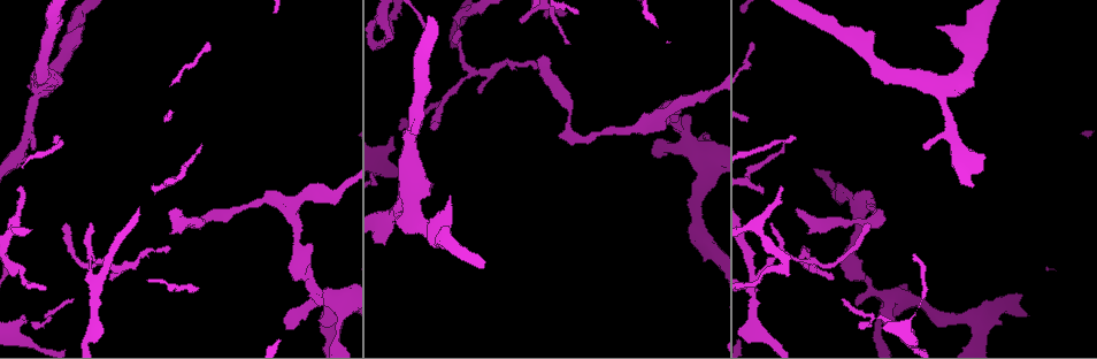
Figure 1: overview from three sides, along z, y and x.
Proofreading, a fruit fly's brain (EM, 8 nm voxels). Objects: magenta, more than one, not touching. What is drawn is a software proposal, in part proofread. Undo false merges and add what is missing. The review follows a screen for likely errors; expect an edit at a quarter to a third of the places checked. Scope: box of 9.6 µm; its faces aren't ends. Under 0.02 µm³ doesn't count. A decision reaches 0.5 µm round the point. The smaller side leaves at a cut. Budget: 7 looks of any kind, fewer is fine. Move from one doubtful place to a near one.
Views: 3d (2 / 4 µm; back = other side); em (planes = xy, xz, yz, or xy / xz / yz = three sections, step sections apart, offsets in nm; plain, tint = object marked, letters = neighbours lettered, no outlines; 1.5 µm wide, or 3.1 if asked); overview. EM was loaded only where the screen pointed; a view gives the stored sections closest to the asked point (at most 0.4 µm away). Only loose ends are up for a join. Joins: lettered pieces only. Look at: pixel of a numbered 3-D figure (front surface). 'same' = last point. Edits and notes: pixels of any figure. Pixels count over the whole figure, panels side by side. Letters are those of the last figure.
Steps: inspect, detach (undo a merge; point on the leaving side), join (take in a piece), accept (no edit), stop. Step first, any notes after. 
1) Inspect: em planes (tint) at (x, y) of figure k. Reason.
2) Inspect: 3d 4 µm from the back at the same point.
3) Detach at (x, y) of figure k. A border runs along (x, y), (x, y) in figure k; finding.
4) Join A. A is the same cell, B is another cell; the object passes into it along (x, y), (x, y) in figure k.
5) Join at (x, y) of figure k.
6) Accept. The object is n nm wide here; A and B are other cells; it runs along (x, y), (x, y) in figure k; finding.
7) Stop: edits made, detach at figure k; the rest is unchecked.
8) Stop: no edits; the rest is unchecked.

Inspect: 3d 2 µm at (291, 209) of figure 1. Thin neck.

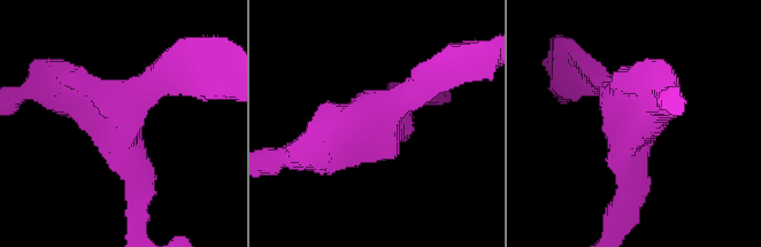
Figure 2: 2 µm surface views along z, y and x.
Inspect: em planes (letters) at (372, 119) of figure 2. 3 arms meet here; the arms are 190, 220, 240 nm wide; now the EM.

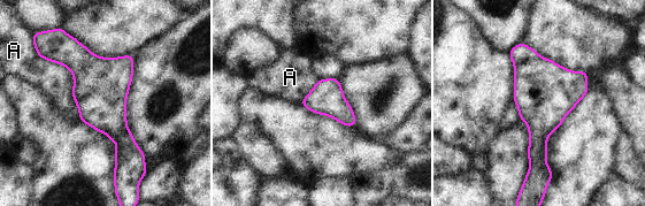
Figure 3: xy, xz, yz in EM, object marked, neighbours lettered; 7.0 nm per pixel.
Accept. A is another cell; a border runs along (35, 50), (70, 71), (81, 120) in figure 3; continuous, no second neuron.

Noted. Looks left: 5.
Inspect: 3d 4 µm at (543, 54) of figure 1.

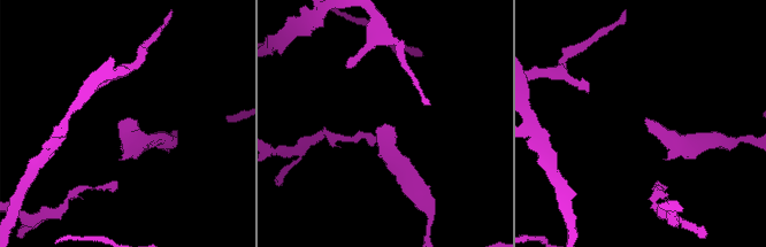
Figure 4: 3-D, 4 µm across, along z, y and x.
Inspect: em planes (letters) at (134, 119) of figure 4. Now the EM.

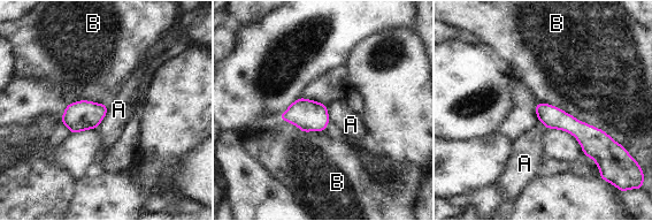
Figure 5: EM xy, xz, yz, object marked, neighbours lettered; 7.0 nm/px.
Accept. A and B are other cells; no lettered piece goes on from it.

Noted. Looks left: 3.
Inspect: 3d 2 µm at (17, 190) of figure 1. Tapers out.

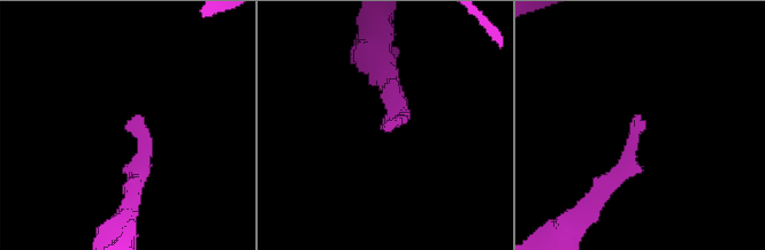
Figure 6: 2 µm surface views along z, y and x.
Inspect: em planes (letters) at (382, 128) of figure 6. Now the EM.

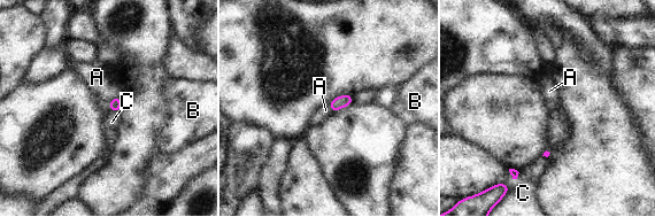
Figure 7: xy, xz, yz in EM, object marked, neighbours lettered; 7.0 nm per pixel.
Join at (97, 77) of figure 7. A is the same cell, B and C are other cells; the object passes into it along (115, 103), (112, 100), (97, 77) in figure 7; it goes on there.

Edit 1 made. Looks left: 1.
Stop: edits made, join at figure 7; the rest is unchecked.

